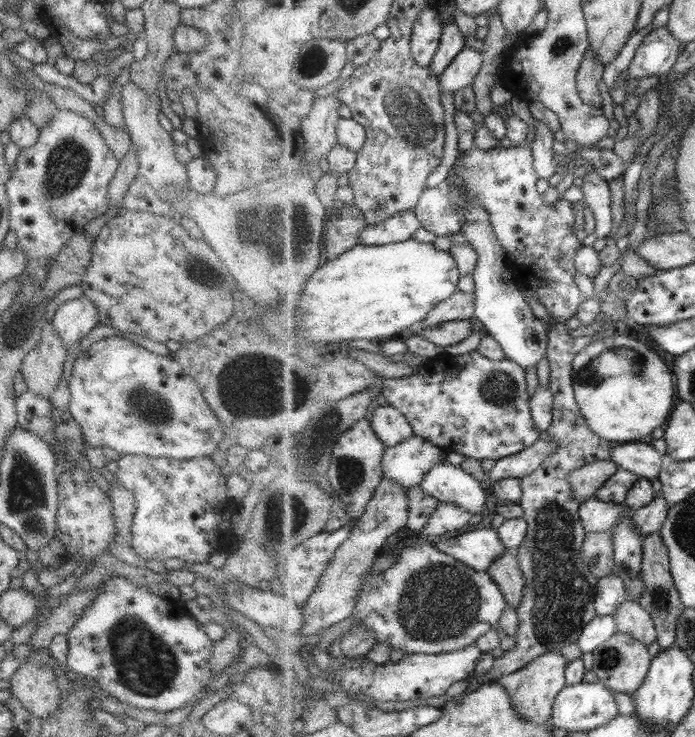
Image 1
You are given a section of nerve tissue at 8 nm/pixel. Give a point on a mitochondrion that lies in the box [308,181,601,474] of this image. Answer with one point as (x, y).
(499, 389)

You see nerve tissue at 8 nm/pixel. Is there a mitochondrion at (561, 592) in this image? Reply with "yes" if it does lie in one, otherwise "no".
yes

